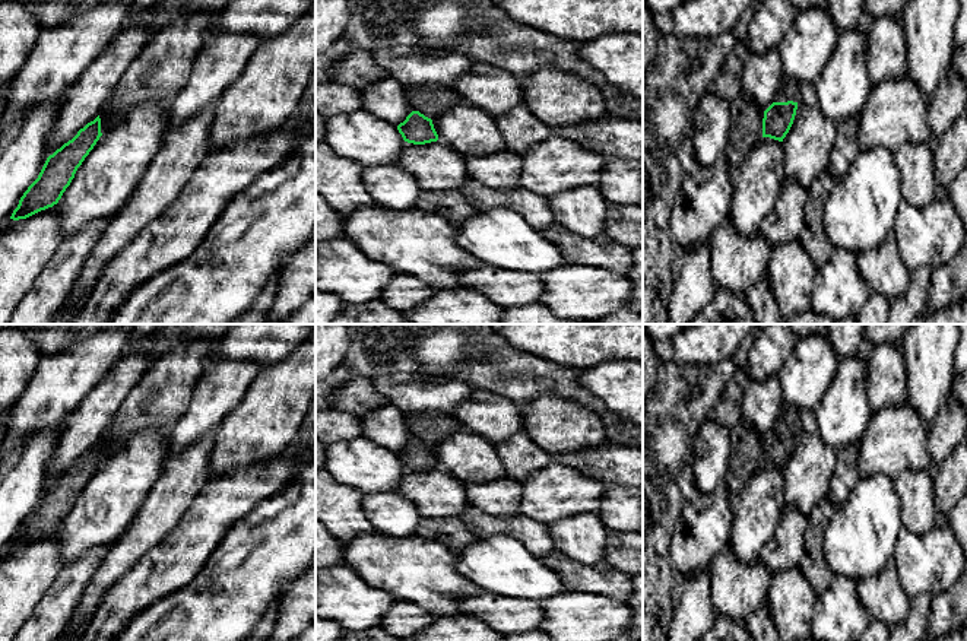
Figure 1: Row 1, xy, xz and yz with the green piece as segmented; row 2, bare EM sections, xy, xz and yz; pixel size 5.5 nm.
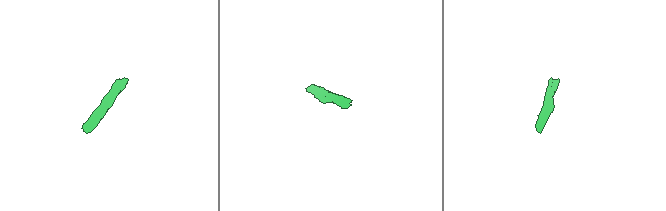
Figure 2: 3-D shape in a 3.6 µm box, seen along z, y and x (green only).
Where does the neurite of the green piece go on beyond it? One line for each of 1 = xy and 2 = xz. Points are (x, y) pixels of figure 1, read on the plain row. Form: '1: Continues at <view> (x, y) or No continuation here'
1: No continuation here
2: No continuation here

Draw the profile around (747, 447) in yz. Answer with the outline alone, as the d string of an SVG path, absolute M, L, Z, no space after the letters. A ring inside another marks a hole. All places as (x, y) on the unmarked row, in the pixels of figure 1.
M744 421L730 429L730 460L725 485L730 501L735 502L745 483L762 464L764 441Z

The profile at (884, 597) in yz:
M894 561L876 577L862 580L857 590L871 619L884 622L891 631L906 621L910 597L900 583Z

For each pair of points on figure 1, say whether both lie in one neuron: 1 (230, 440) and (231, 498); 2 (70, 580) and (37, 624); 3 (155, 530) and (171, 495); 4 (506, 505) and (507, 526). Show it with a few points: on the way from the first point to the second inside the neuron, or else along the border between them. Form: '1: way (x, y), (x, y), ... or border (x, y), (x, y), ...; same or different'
1: border (265, 463), (237, 467), (222, 476), (209, 479); different
2: way (66, 590), (47, 613); same
3: way (155, 521), (165, 504); same
4: border (475, 507), (504, 517), (520, 514); different

